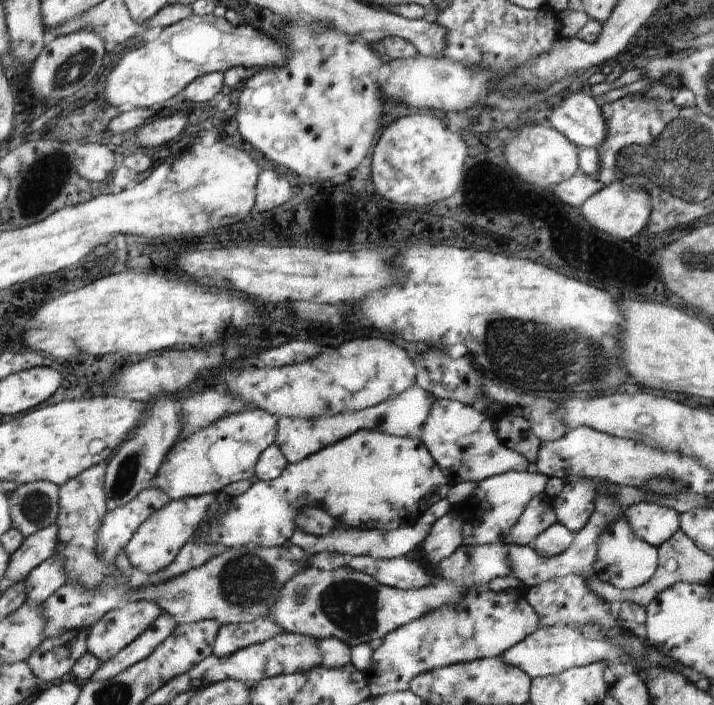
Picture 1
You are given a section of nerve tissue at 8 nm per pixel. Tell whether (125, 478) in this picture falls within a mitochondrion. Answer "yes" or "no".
yes

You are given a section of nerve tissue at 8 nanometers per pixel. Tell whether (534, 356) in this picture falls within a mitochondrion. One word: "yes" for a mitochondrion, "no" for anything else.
yes

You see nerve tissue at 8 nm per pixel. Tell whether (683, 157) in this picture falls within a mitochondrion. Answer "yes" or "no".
yes

